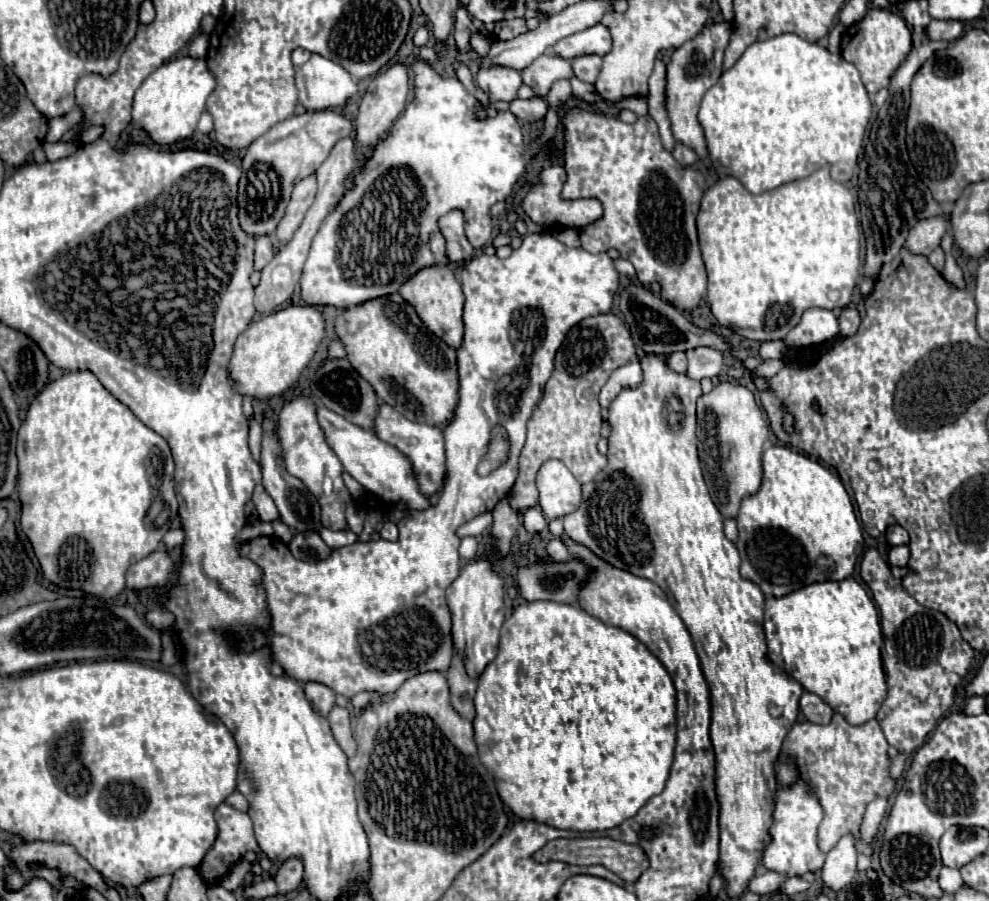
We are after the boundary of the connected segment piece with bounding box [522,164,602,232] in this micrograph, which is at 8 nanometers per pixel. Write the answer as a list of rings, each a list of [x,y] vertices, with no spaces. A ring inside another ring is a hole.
[[[554,164],[554,166],[550,166],[550,168],[542,170],[542,180],[540,180],[540,184],[534,186],[534,188],[526,194],[526,198],[522,200],[522,208],[524,208],[524,212],[530,216],[530,220],[536,222],[538,226],[546,228],[546,230],[552,230],[552,232],[554,232],[554,230],[560,230],[560,228],[576,228],[576,230],[580,230],[580,228],[584,228],[584,226],[588,226],[588,224],[594,224],[596,220],[600,220],[600,218],[602,218],[602,204],[600,204],[600,200],[596,200],[596,198],[564,200],[564,198],[560,196],[564,180],[566,180],[566,172],[564,172],[564,168],[558,166],[558,164]]]

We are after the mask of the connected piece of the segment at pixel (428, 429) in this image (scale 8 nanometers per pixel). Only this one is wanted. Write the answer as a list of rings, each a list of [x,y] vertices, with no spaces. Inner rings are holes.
[[[398,416],[386,422],[376,420],[376,436],[388,440],[388,444],[396,444],[396,448],[400,448],[400,452],[404,452],[404,456],[408,456],[412,464],[416,464],[416,472],[420,472],[420,488],[424,488],[428,496],[432,496],[442,486],[446,474],[446,454],[444,454],[444,436],[440,428],[416,424],[406,420],[404,416]]]

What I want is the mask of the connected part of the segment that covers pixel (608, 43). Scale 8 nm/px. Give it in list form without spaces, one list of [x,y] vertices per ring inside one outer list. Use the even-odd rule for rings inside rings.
[[[596,24],[592,28],[586,28],[582,32],[576,32],[572,36],[558,40],[552,46],[552,52],[560,58],[572,60],[572,58],[586,56],[586,54],[604,56],[610,52],[610,48],[612,48],[612,36],[608,28],[604,28],[602,24]]]

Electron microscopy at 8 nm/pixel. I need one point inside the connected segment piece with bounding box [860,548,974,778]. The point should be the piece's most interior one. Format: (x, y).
(926, 659)

